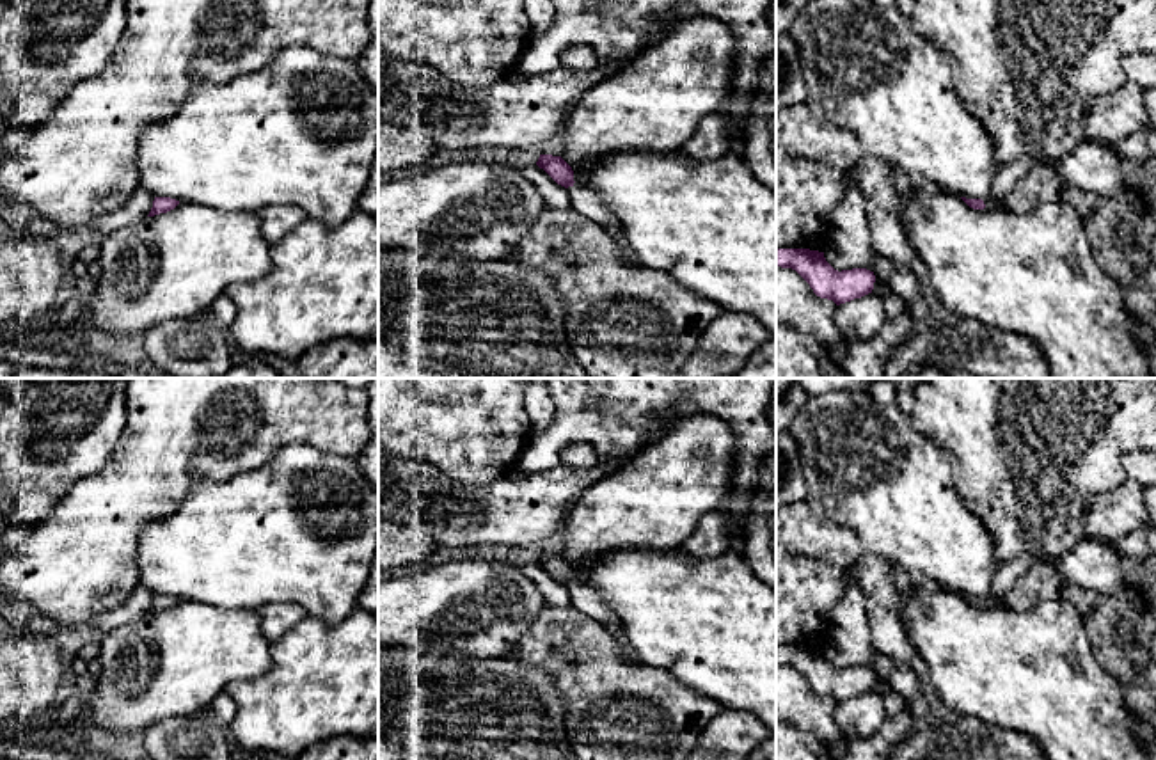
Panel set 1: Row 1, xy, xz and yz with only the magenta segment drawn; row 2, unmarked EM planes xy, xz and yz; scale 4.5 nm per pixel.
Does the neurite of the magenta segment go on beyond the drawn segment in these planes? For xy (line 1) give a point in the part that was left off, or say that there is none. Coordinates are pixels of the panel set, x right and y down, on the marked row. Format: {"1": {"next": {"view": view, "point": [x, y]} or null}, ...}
{"1": {"next": null}}

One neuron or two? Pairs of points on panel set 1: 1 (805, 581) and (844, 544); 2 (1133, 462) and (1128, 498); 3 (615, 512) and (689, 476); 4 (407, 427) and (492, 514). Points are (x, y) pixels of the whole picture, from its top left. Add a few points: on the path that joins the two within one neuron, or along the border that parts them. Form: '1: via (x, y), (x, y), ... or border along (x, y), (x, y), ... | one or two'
1: border along (794, 553), (844, 567) | two
2: border along (1126, 476), (1137, 483) | two
3: via (633, 505), (654, 499), (672, 483) | one
4: border along (423, 462), (467, 483), (489, 483), (501, 476) | two

